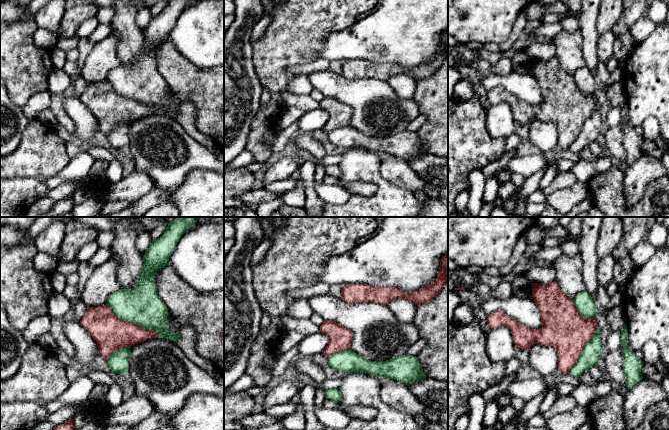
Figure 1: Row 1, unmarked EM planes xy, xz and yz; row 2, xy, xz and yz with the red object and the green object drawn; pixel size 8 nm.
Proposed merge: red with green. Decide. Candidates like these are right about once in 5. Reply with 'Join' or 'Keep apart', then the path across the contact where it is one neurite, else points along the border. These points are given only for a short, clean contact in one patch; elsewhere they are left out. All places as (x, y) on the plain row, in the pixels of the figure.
Keep apart

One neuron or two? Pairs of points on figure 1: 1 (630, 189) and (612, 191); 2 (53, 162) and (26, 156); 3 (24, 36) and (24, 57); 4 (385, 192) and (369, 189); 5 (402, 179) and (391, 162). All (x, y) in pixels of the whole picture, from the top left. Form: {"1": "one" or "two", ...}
{"1": "two", "2": "one", "3": "one", "4": "two", "5": "one"}

